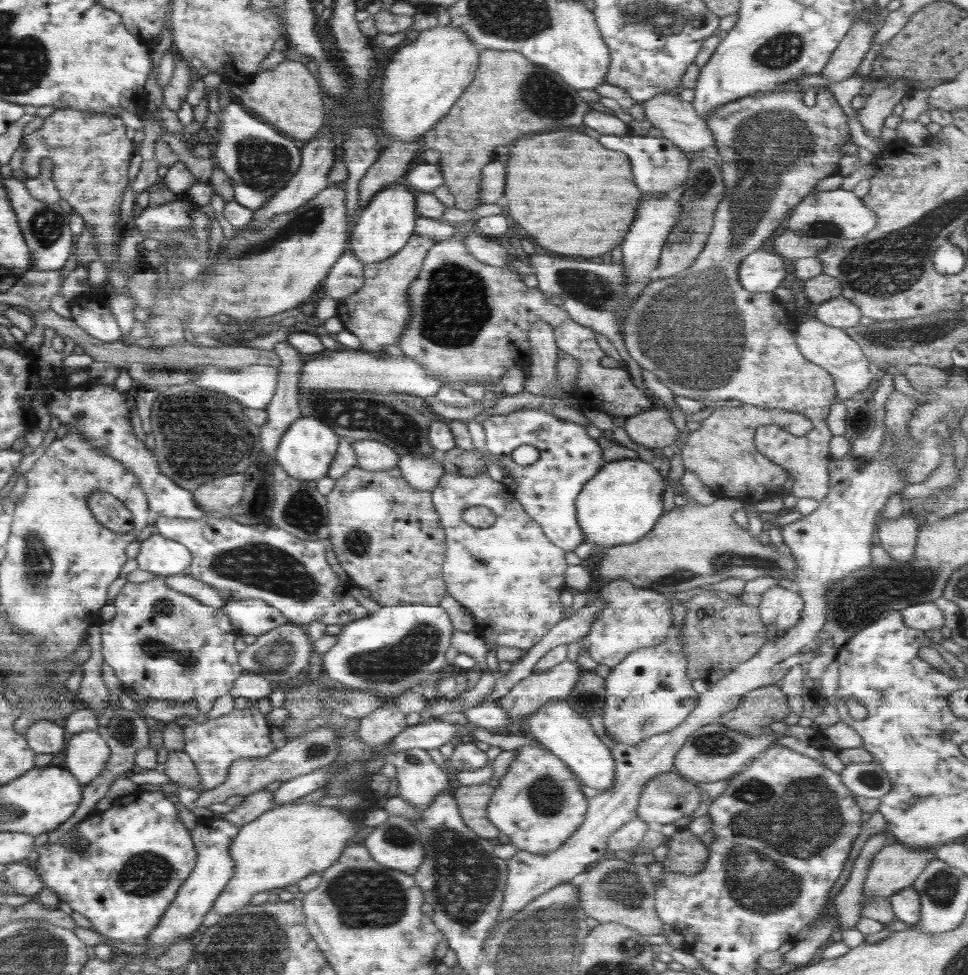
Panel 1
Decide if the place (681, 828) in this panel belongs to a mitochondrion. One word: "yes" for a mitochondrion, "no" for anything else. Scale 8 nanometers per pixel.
no

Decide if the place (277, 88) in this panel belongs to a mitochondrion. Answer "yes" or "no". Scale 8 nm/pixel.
no

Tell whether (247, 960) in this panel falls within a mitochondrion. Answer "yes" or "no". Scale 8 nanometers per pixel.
yes

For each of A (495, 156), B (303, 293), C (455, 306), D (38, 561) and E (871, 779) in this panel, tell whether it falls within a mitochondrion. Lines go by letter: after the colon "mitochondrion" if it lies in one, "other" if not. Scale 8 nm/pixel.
A: other
B: other
C: mitochondrion
D: mitochondrion
E: mitochondrion

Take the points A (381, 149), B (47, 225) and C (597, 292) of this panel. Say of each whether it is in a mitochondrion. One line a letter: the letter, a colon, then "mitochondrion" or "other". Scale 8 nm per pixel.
A: other
B: mitochondrion
C: mitochondrion

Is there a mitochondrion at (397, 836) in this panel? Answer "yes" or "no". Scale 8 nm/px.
yes

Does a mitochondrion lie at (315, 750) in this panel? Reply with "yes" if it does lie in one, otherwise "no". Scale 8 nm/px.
yes

